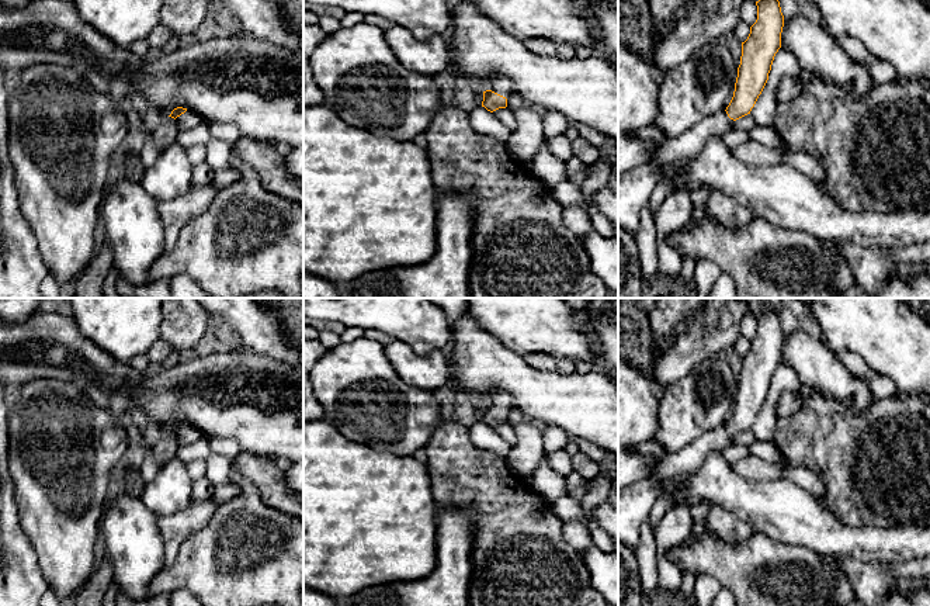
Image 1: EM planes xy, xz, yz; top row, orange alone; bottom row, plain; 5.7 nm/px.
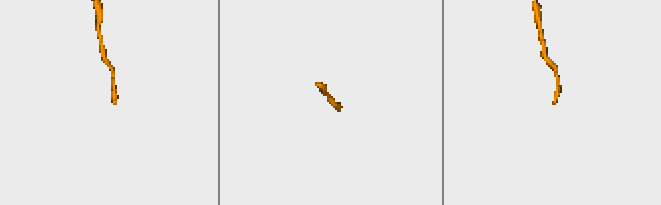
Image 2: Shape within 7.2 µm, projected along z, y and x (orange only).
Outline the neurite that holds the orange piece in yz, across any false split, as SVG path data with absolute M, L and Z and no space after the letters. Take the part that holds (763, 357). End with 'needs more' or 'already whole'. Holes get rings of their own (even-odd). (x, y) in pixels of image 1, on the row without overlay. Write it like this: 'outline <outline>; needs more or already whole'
outline M767 305L756 321L757 335L750 342L747 354L742 357L740 380L729 420L681 450L667 453L650 478L618 491L618 541L624 546L632 550L638 547L642 523L648 520L653 503L670 482L681 481L697 471L711 451L722 451L754 422L781 363L784 342L780 316L771 307Z; needs more

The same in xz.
outline M495 391L490 402L483 406L482 422L493 427L499 423L507 422L507 413L514 409L514 399L504 391Z; needs more

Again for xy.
outline M183 422L174 423L169 432L176 434L178 447L190 446L205 437L202 432Z; needs more

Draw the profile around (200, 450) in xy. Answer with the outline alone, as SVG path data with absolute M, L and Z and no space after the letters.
M204 437L198 440L197 443L192 443L190 446L178 447L176 451L176 456L184 463L188 464L194 460L202 460L207 461L207 458L211 456L211 447L208 443L208 437Z

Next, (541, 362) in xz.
M530 353L524 356L528 366L541 371L551 371L558 374L573 374L576 373L575 361L569 359L559 359L544 353Z

